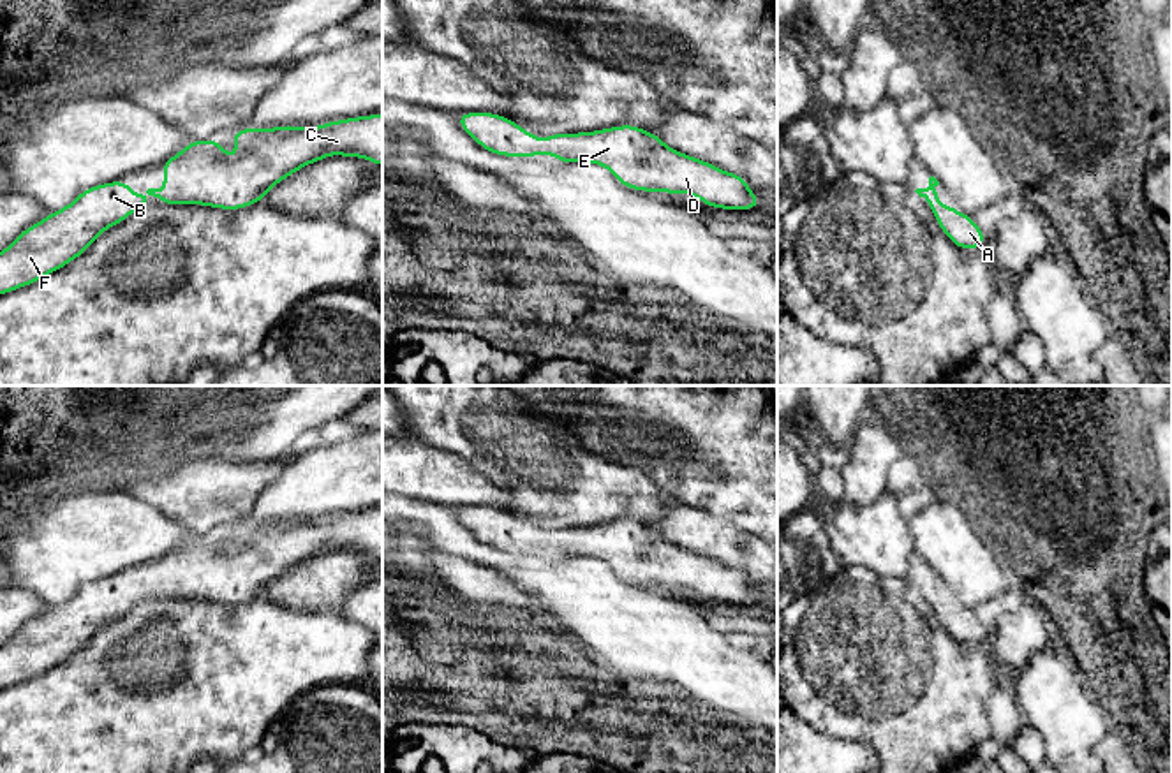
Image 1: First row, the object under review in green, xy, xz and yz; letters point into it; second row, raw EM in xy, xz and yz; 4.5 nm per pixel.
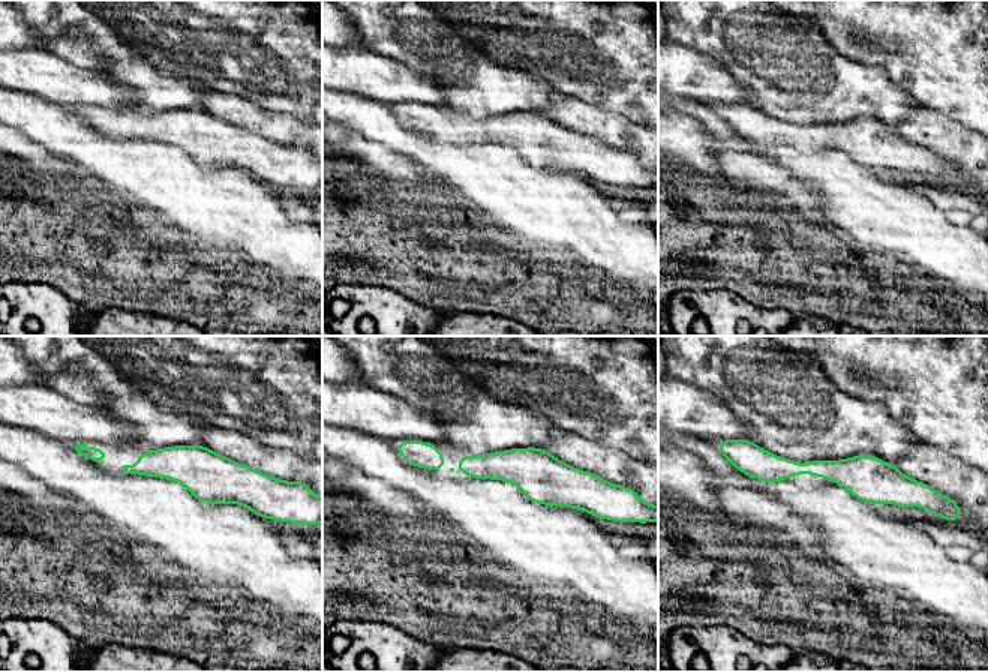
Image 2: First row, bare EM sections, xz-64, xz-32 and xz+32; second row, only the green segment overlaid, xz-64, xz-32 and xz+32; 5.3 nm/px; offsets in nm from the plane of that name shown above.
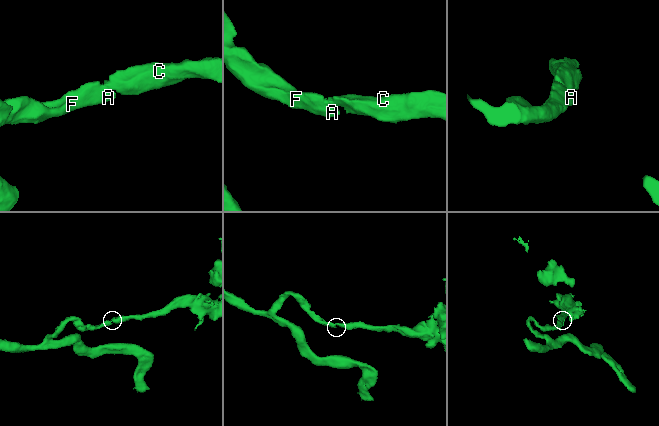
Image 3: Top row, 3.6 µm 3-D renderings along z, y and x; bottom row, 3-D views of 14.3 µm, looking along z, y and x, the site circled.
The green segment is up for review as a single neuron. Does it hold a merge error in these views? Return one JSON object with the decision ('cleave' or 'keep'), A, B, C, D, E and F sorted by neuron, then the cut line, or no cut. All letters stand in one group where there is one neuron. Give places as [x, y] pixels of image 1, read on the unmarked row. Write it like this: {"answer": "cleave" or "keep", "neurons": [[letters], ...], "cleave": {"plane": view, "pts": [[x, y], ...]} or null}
{"answer": "keep", "neurons": [["A", "B", "C", "D", "E", "F"]], "cleave": null}

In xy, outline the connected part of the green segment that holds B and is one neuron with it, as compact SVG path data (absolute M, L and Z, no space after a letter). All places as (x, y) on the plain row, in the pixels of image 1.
M382 507L326 516L321 521L240 523L233 526L233 534L227 539L215 534L190 535L162 558L166 583L148 583L145 590L132 588L129 576L109 576L85 583L69 600L26 622L0 646L0 688L35 678L67 660L83 650L104 625L129 613L134 604L152 599L150 590L160 592L166 600L201 599L219 604L241 604L266 595L266 586L271 581L330 549L363 551L375 560L382 560Z

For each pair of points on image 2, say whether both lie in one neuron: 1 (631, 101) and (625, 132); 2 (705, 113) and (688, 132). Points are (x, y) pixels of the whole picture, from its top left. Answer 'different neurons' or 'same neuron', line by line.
1: different neurons
2: different neurons

